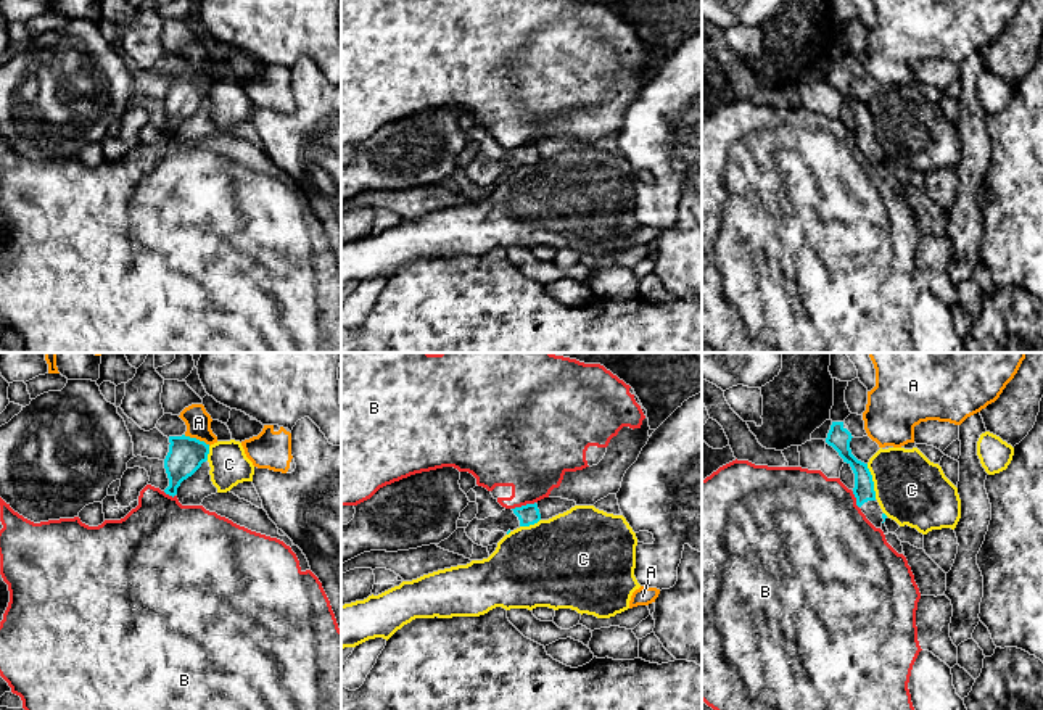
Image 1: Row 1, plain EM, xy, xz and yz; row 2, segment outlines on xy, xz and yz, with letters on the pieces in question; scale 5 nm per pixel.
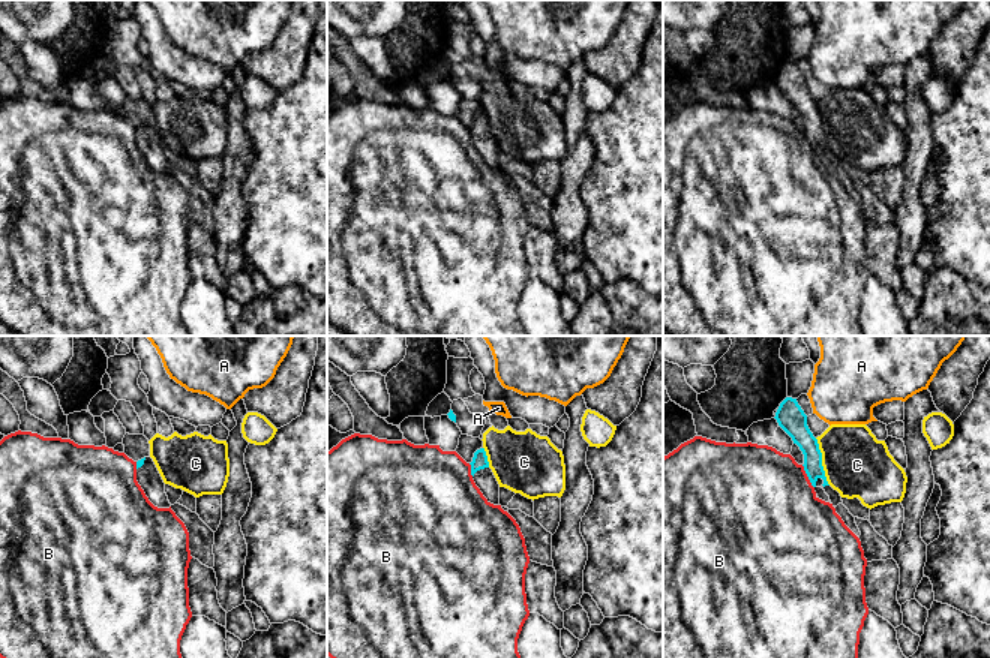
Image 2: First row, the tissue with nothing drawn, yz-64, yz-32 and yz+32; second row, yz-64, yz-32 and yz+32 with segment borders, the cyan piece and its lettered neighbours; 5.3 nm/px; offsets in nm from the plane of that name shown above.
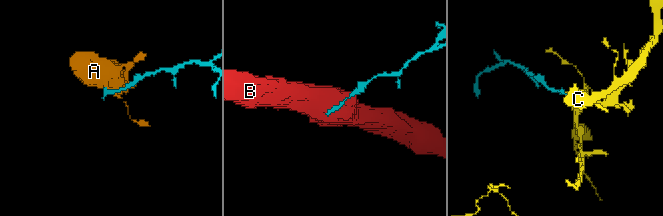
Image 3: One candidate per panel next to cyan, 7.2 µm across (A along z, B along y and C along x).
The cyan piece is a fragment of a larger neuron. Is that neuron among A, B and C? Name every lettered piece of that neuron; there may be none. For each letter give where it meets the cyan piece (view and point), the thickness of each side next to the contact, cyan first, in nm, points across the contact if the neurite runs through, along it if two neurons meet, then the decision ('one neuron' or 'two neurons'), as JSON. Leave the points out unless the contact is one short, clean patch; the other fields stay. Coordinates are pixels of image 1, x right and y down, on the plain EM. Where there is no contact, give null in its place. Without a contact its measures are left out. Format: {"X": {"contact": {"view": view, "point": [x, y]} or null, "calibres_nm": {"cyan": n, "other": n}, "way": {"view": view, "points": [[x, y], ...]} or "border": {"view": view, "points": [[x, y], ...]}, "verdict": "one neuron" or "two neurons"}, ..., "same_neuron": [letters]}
{"A": {"contact": {"view": "xy", "point": [195, 78]}, "calibres_nm": {"cyan": 180, "other": 130}, "border": {"view": "xy", "points": [[184, 74], [195, 76], [210, 84]]}, "verdict": "two neurons"}, "B": {"contact": {"view": "xz", "point": [523, 145]}, "calibres_nm": {"cyan": 100, "other": 360}, "border": {"view": "xz", "points": [[535, 140], [512, 148]]}, "verdict": "two neurons"}, "C": {"contact": {"view": "yz", "point": [873, 121]}, "calibres_nm": {"cyan": 100, "other": 340}, "verdict": "two neurons"}, "same_neuron": []}

